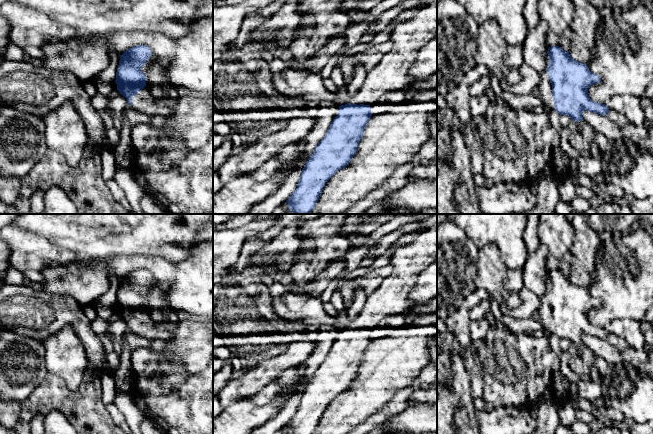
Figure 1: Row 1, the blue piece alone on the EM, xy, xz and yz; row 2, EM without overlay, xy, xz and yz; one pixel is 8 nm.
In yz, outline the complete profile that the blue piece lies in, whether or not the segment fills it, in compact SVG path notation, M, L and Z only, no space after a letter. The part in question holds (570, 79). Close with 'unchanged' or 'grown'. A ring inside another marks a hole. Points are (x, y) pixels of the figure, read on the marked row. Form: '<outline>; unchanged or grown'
M559 46L548 48L548 56L545 70L539 73L540 83L531 92L531 95L542 100L560 115L567 115L572 120L583 120L583 111L590 111L605 116L609 109L605 104L594 102L589 98L588 88L593 84L600 83L600 76L592 73L586 64L574 60L569 52Z; grown

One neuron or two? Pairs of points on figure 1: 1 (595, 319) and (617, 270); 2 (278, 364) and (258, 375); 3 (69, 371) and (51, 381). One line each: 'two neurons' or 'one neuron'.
1: one neuron
2: one neuron
3: two neurons

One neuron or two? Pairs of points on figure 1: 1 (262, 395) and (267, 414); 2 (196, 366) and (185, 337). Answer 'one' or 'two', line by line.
1: two
2: one

